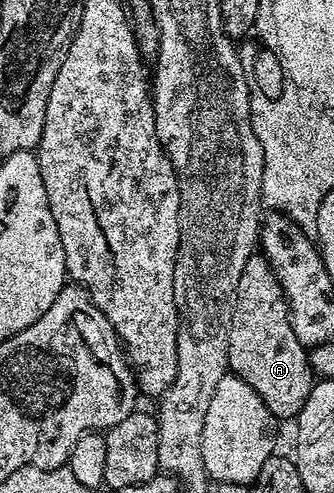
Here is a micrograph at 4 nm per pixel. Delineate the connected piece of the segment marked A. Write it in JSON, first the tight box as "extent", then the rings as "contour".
{"extent":[229,253,315,421],"contour":[[[255,253],[247,261],[247,265],[243,265],[237,296],[233,298],[233,316],[229,326],[229,371],[245,381],[262,398],[263,404],[277,421],[296,420],[297,414],[303,409],[307,397],[313,391],[315,376],[309,363],[309,351],[299,341],[299,337],[295,337],[283,289],[271,265],[260,253]]]}

